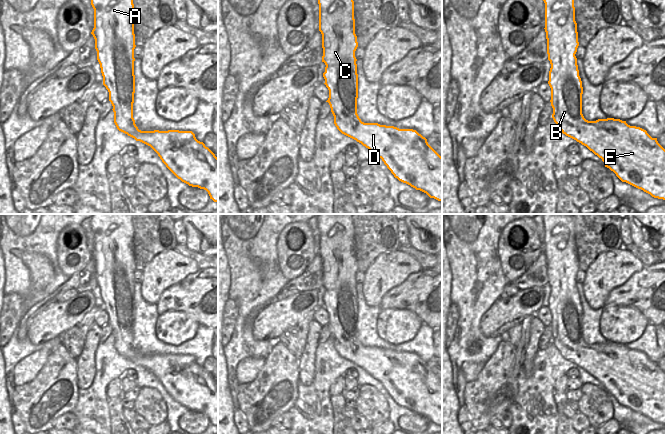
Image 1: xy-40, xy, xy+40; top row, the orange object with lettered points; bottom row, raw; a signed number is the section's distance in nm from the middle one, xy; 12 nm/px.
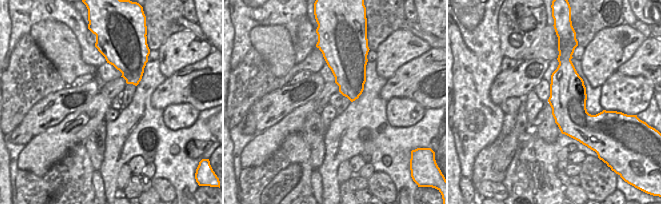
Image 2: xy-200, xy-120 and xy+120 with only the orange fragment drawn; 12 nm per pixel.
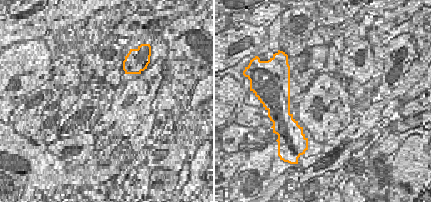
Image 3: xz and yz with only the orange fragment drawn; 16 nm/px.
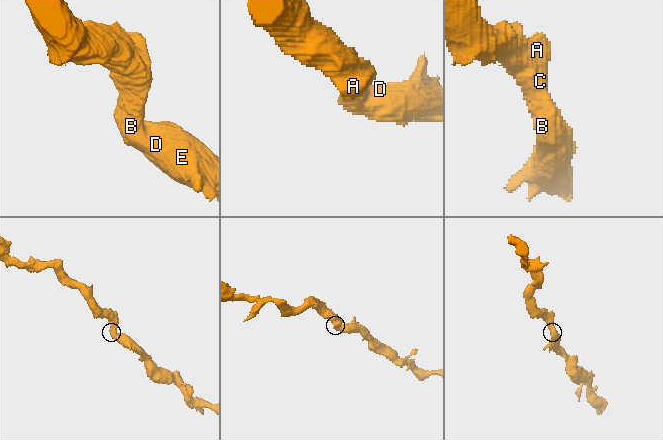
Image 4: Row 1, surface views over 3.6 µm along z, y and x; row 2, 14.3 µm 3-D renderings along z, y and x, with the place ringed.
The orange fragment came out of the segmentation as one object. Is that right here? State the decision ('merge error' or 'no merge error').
no merge error

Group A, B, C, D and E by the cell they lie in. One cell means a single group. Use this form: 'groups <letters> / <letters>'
groups A B C D E

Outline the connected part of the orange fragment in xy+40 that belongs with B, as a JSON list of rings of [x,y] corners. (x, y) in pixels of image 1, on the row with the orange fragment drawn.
[[[543,0],[547,54],[551,68],[548,84],[551,88],[552,118],[566,136],[586,146],[602,159],[605,167],[616,176],[654,198],[665,200],[665,149],[646,130],[630,126],[626,121],[607,118],[588,121],[582,114],[582,81],[575,56],[578,42],[574,0]]]

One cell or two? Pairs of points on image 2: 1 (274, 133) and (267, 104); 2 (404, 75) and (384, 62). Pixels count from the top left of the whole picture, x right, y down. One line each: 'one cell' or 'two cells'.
1: two cells
2: two cells

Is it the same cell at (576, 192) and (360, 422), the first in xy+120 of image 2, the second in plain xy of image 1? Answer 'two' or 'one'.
one

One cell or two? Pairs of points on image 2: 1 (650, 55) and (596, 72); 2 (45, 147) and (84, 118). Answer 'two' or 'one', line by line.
1: two
2: one

